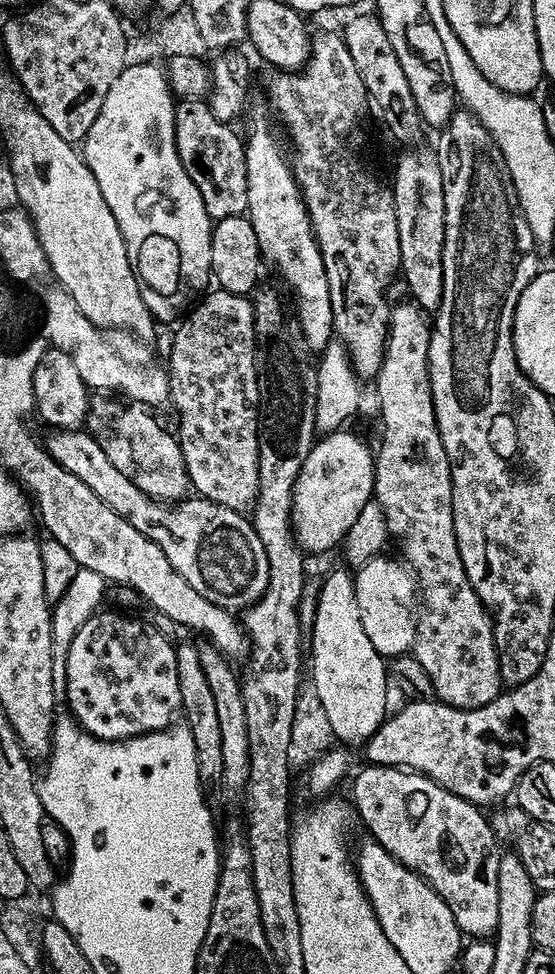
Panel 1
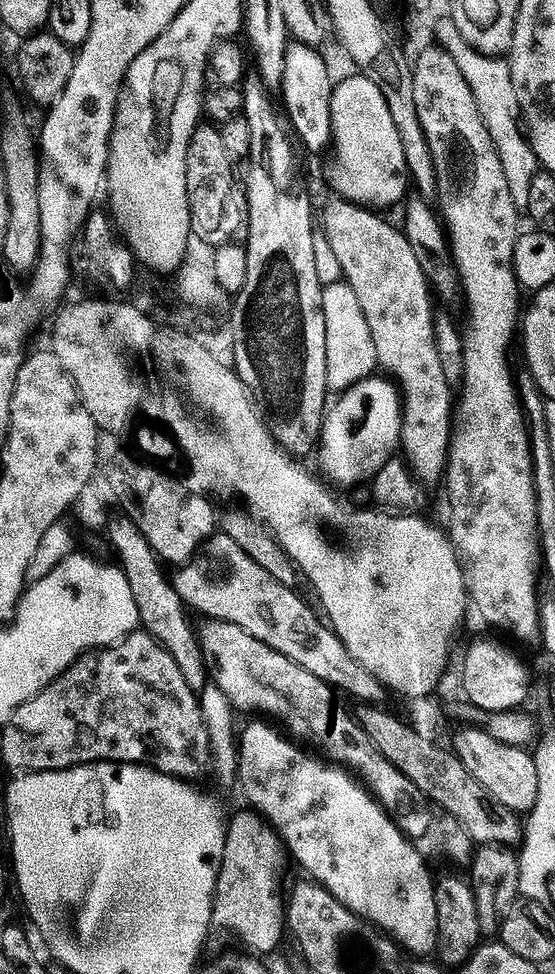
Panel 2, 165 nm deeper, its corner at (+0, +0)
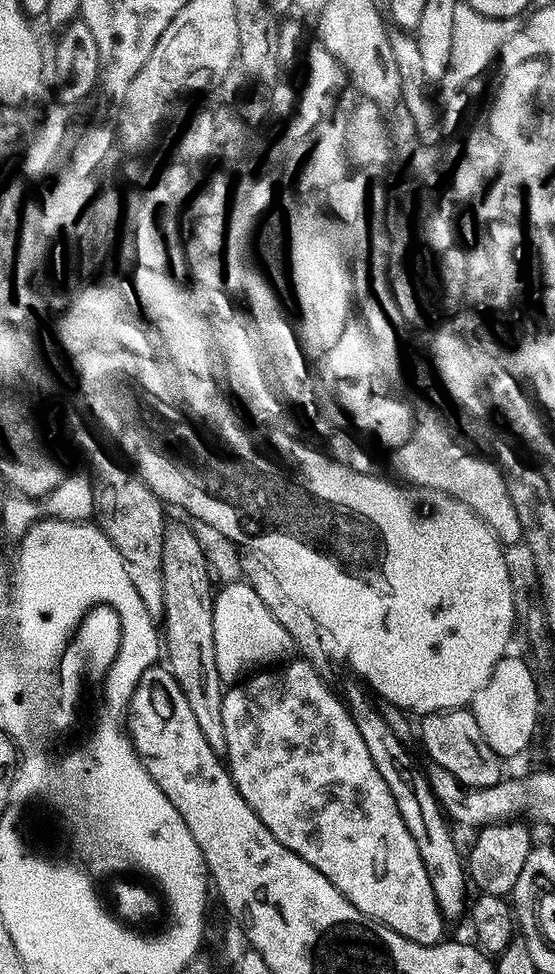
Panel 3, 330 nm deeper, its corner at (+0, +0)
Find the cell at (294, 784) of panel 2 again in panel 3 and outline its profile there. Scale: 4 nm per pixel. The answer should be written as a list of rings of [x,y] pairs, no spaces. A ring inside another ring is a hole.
[[[292,662],[279,670],[264,670],[243,682],[229,687],[224,693],[224,705],[222,706],[222,723],[226,725],[226,764],[232,774],[232,781],[238,786],[242,798],[262,818],[262,822],[298,858],[310,862],[314,870],[320,873],[331,882],[337,890],[357,908],[362,915],[377,925],[394,930],[402,934],[415,944],[422,946],[434,946],[445,939],[444,927],[446,921],[438,902],[434,898],[434,886],[430,882],[430,874],[422,862],[422,854],[418,854],[418,846],[406,830],[406,822],[402,822],[402,814],[398,814],[398,802],[394,802],[394,794],[390,794],[390,786],[382,782],[382,774],[378,774],[378,766],[374,766],[374,758],[370,758],[370,750],[366,750],[366,742],[362,742],[362,734],[358,734],[358,726],[354,726],[352,716],[348,712],[348,705],[344,703],[339,695],[336,696],[328,689],[329,681],[316,673],[311,666],[305,662]]]

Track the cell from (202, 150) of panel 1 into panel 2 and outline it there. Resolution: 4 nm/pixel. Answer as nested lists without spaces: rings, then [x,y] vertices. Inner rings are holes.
[[[208,122],[201,123],[200,127],[194,130],[194,138],[190,138],[186,154],[186,186],[192,234],[210,242],[216,249],[243,241],[248,234],[248,194],[245,185],[236,181],[236,172],[237,169],[230,162],[230,154],[226,154],[220,128]]]

